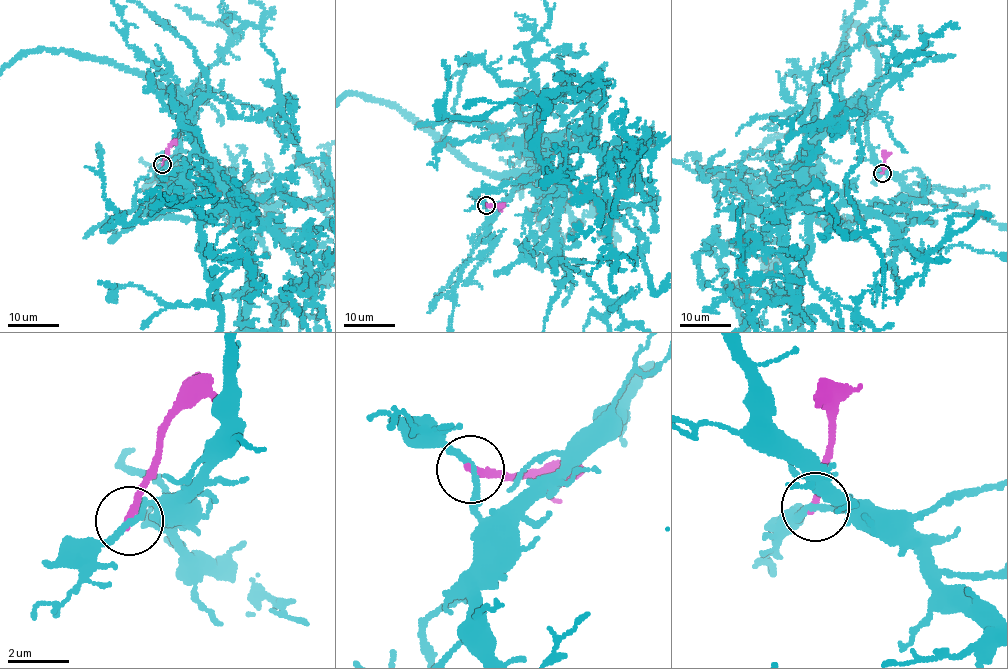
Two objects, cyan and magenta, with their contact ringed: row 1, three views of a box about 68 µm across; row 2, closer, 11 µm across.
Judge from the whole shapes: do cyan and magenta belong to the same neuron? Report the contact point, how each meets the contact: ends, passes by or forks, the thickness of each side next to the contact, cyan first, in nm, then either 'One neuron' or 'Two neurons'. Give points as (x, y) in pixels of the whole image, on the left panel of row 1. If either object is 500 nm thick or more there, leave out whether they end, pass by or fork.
Place: (162, 164). At the ring cyan passes by. At the ring magenta ends. Thickness 190 nm (cyan) against 240 nm. One neuron

